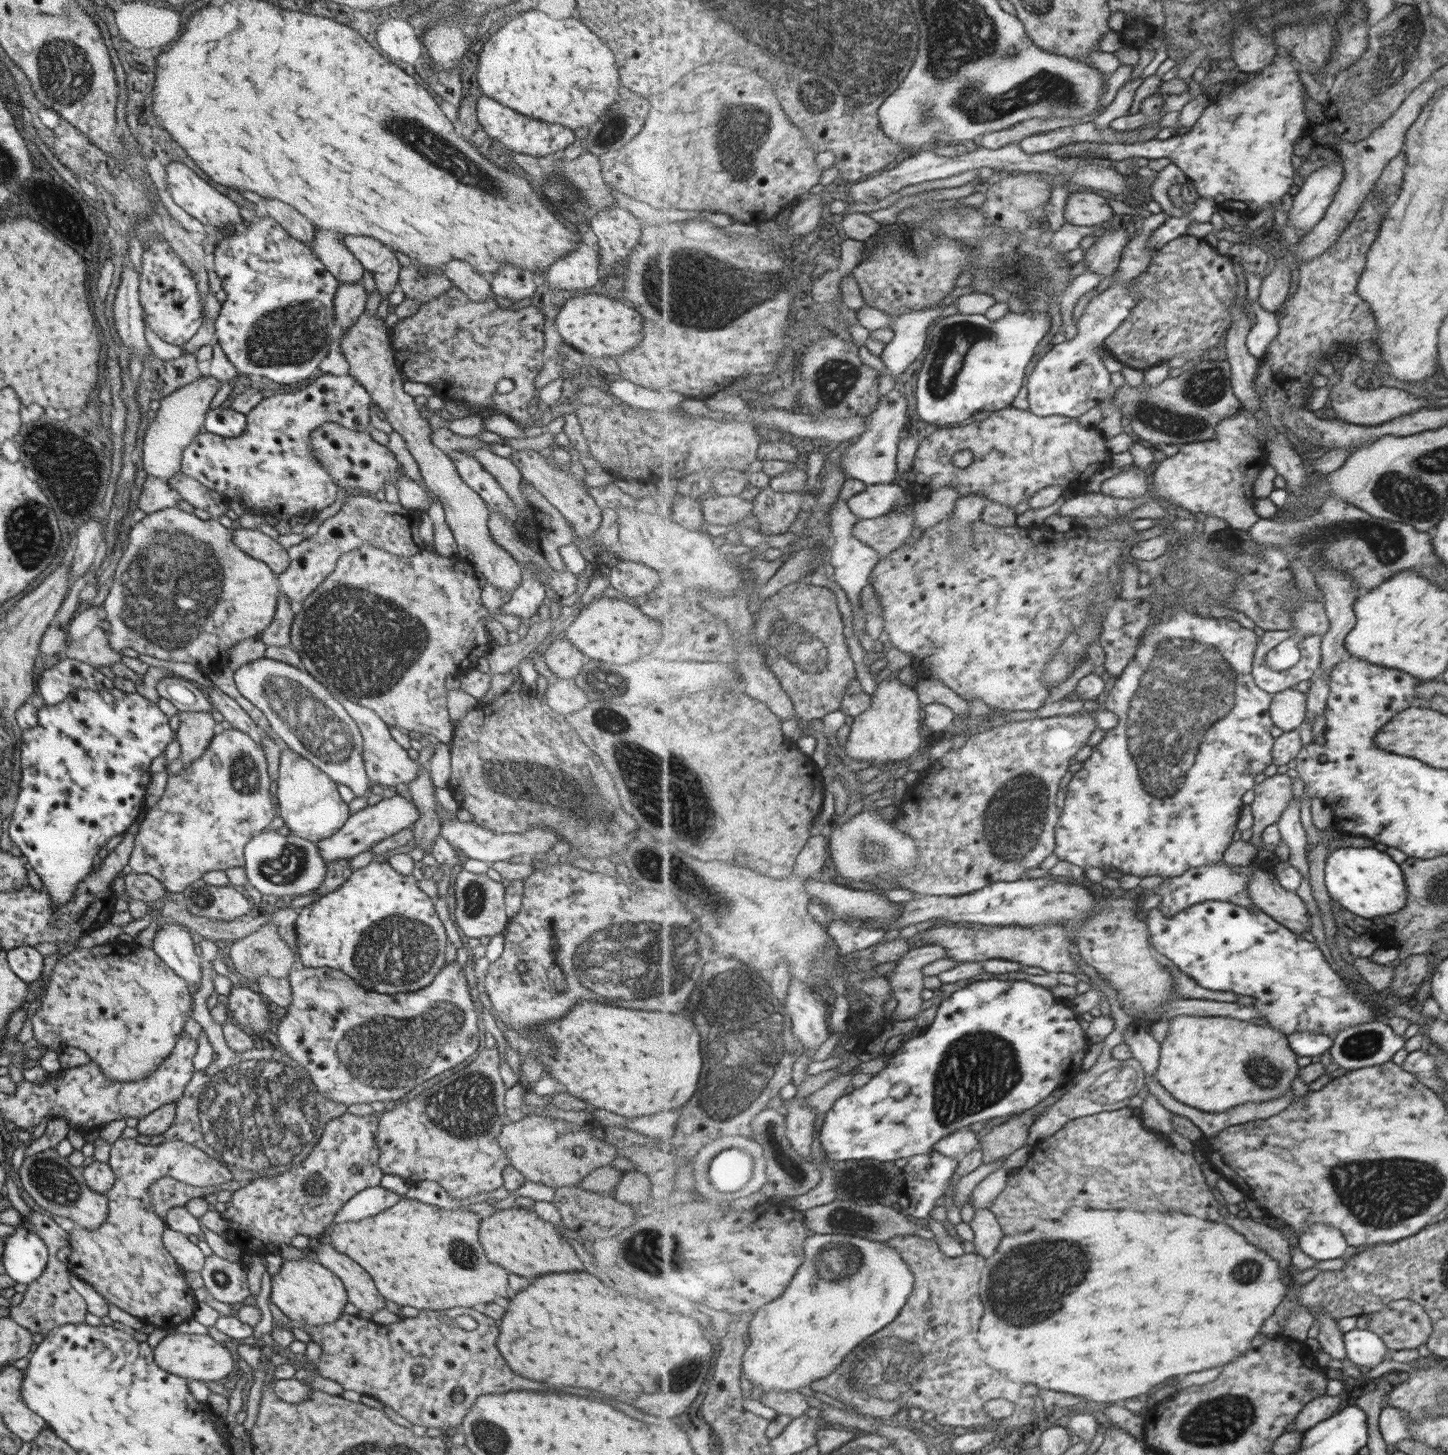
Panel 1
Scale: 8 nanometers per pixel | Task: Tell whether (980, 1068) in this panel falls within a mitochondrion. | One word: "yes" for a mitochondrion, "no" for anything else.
yes

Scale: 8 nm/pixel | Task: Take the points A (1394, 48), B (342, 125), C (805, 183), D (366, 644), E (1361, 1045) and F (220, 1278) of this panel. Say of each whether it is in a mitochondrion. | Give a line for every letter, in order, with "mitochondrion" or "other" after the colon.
A: mitochondrion
B: other
C: other
D: mitochondrion
E: mitochondrion
F: mitochondrion

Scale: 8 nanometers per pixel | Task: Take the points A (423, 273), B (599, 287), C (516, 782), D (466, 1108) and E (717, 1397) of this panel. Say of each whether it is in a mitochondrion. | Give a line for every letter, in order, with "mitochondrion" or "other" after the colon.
A: other
B: other
C: mitochondrion
D: mitochondrion
E: other

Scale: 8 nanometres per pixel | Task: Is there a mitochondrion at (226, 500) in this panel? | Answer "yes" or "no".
no

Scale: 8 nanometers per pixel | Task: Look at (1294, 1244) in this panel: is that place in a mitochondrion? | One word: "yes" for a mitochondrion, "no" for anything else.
no

